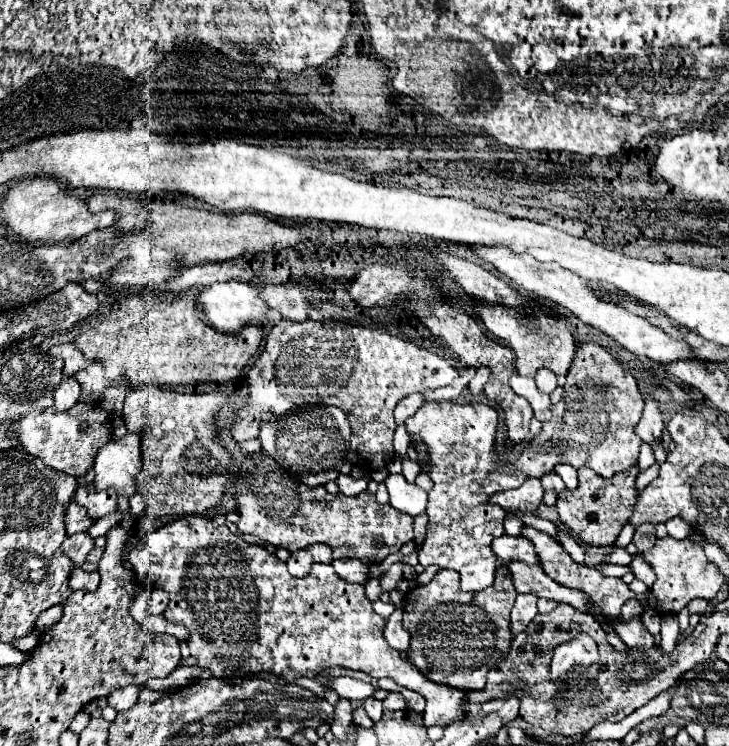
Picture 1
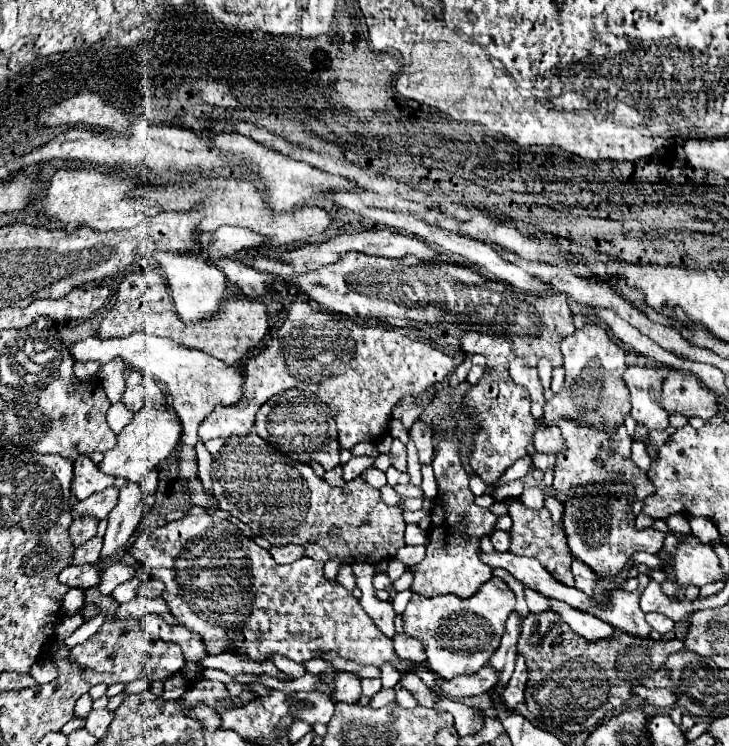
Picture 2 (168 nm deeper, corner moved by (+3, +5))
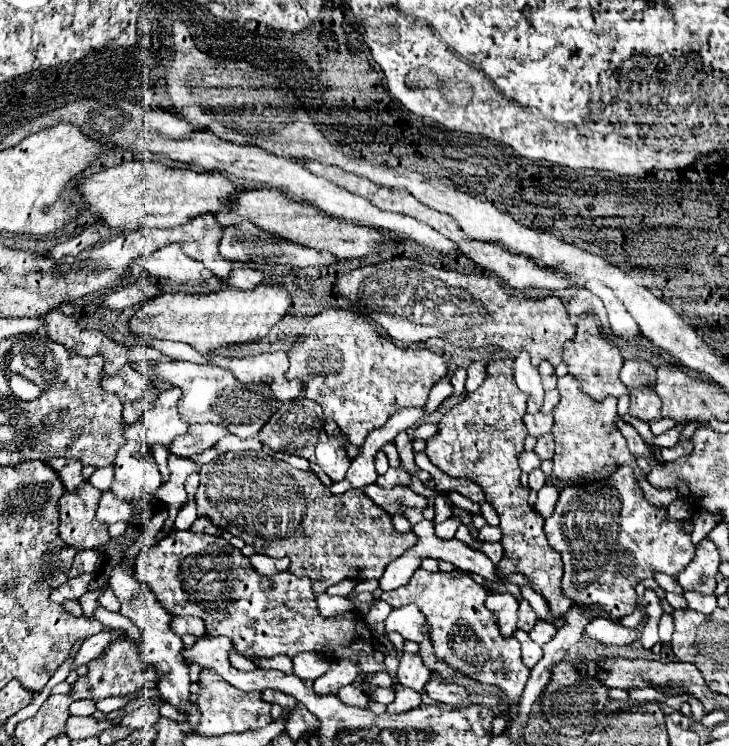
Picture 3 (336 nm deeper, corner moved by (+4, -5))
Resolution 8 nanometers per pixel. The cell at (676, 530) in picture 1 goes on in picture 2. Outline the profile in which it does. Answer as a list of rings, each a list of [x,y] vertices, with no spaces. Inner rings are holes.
[[[673,514],[667,518],[667,526],[673,530],[673,532],[679,532],[679,534],[687,534],[689,532],[689,520],[685,514]]]

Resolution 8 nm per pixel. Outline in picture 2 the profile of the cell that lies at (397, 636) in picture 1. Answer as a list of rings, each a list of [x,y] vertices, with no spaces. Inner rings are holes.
[[[395,634],[391,640],[393,640],[395,652],[399,654],[399,658],[411,660],[415,664],[425,664],[425,650],[419,640],[415,640],[407,634]]]

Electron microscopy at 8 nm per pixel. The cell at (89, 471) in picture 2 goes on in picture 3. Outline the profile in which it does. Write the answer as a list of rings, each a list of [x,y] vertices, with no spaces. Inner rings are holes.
[[[58,458],[58,460],[48,460],[46,464],[58,472],[58,478],[62,480],[64,490],[68,490],[68,492],[74,492],[84,482],[82,464],[78,460]]]

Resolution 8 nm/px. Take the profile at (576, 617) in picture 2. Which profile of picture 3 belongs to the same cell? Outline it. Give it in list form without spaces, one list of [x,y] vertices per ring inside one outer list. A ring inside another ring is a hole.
[[[526,586],[526,588],[522,590],[522,596],[524,596],[524,600],[528,600],[528,604],[532,606],[532,610],[534,610],[538,616],[542,616],[542,618],[544,618],[544,616],[552,616],[546,600],[544,600],[540,594],[536,594],[530,586]]]

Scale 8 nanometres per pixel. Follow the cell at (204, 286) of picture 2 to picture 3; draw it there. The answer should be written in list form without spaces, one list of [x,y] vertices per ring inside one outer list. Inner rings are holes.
[[[168,244],[158,252],[138,260],[150,276],[166,278],[176,284],[204,284],[212,278],[212,272],[198,260],[188,258],[180,244]]]

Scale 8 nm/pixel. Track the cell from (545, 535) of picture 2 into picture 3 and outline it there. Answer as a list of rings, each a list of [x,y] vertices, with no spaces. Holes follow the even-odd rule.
[[[509,358],[492,360],[488,362],[488,376],[484,380],[484,384],[472,392],[466,394],[466,398],[456,404],[448,414],[442,416],[440,420],[440,430],[436,436],[432,436],[428,440],[426,446],[426,454],[430,458],[432,464],[436,464],[440,470],[444,470],[448,476],[456,476],[456,478],[468,478],[472,482],[476,482],[486,496],[486,502],[494,506],[494,510],[500,516],[500,530],[502,530],[502,548],[504,548],[504,556],[498,564],[498,576],[506,578],[508,574],[522,574],[530,580],[530,588],[534,592],[538,592],[550,606],[550,612],[554,616],[564,616],[566,610],[570,608],[571,602],[568,598],[564,598],[562,588],[560,588],[560,580],[562,580],[562,560],[558,556],[556,550],[550,548],[546,536],[544,536],[544,518],[542,514],[538,514],[530,504],[528,504],[528,494],[530,490],[524,488],[520,484],[520,466],[518,466],[518,456],[524,450],[524,438],[528,436],[528,430],[522,422],[522,416],[526,414],[526,394],[518,390],[518,386],[514,384],[513,360]]]

